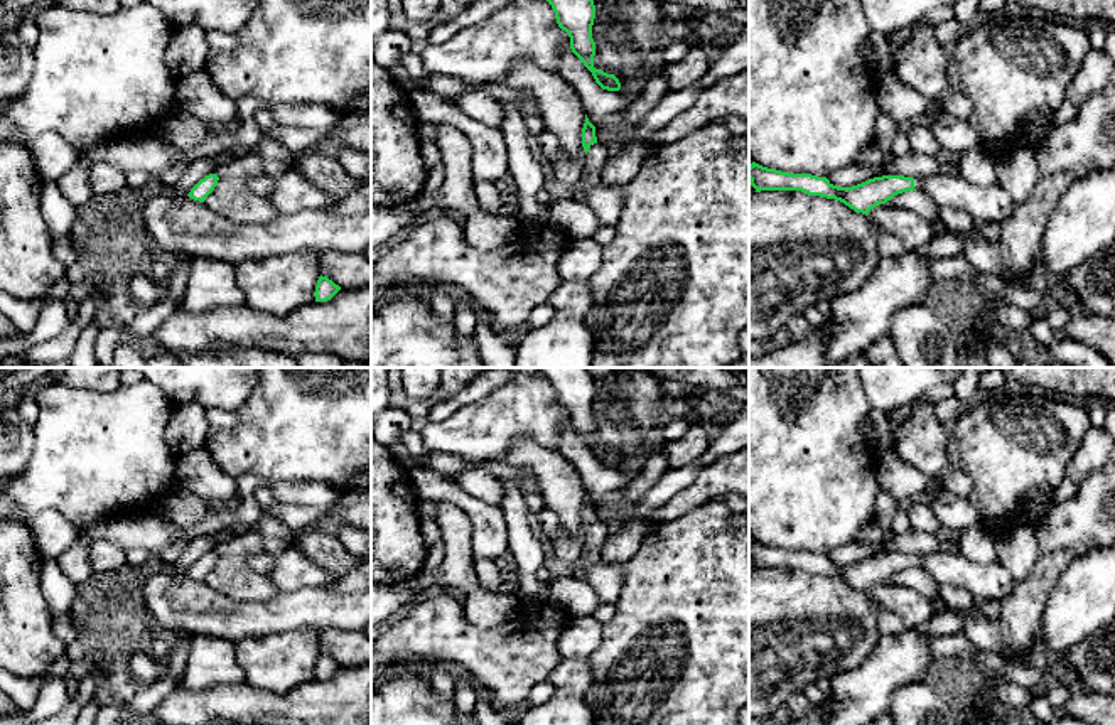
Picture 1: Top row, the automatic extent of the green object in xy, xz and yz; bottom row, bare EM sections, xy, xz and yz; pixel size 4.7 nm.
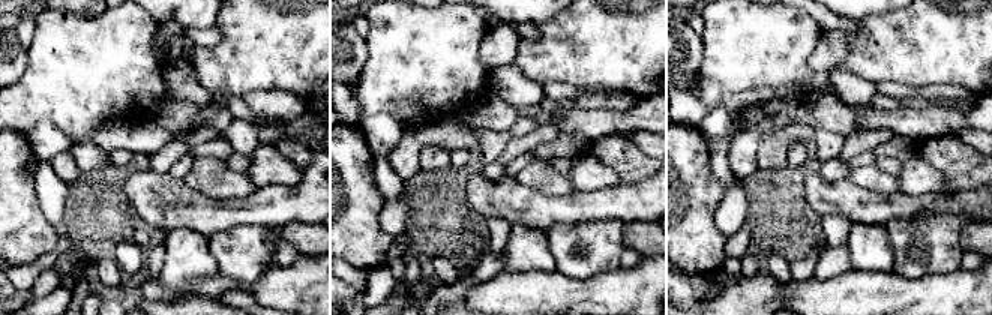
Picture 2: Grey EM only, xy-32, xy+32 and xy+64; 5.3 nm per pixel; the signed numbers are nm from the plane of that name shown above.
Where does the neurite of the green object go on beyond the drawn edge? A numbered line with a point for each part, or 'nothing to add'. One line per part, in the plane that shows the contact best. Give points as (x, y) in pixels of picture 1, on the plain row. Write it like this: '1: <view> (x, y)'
1: xz (591, 552)

